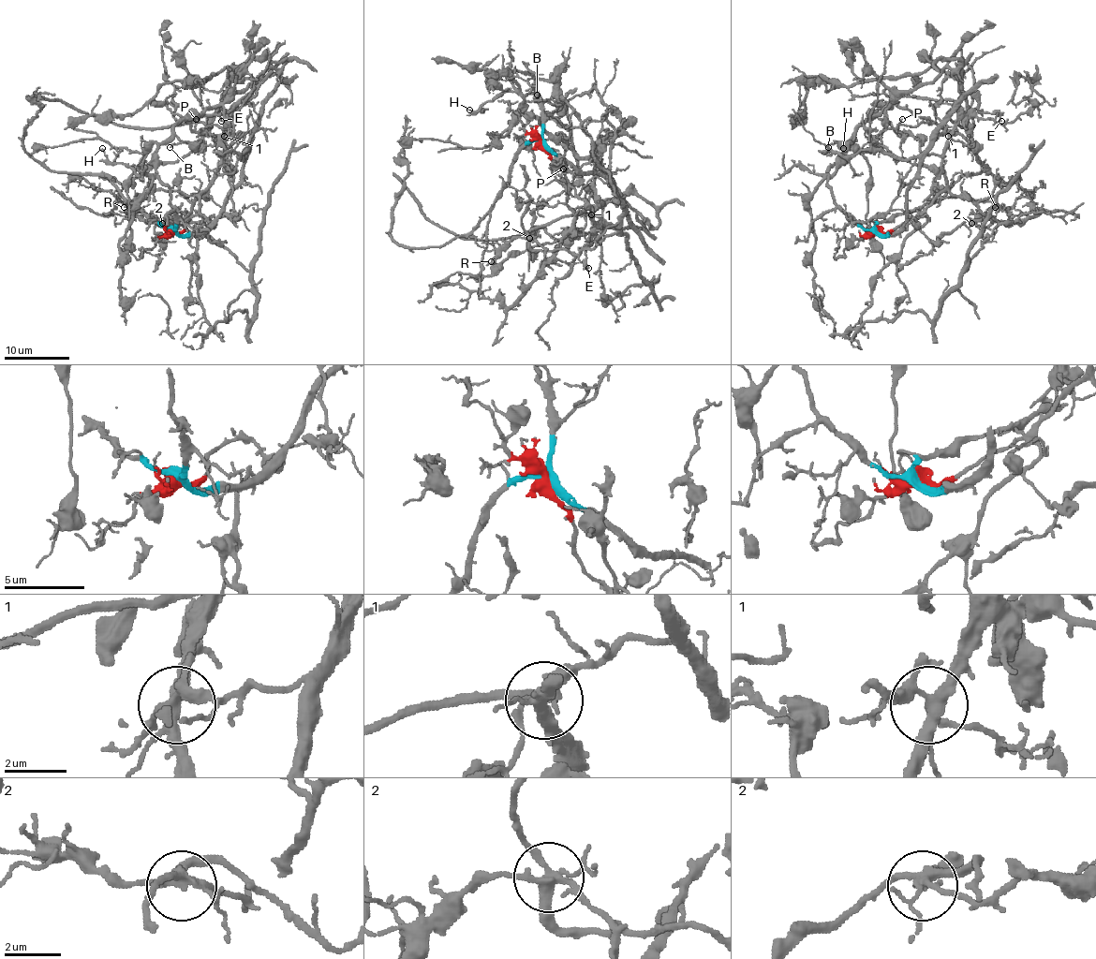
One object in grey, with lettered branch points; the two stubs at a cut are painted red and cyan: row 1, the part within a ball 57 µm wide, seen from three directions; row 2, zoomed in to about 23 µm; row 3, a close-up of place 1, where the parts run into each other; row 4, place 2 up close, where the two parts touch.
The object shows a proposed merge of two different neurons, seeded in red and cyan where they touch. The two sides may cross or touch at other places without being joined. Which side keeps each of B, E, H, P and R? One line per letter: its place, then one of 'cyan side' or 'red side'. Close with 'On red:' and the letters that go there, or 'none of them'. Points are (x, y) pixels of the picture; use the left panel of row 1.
B: at (170, 147); cyan side
E: at (221, 121); red side
H: at (102, 148); cyan side
P: at (196, 119); red side
R: at (124, 207); red side
On red: E, P, R

